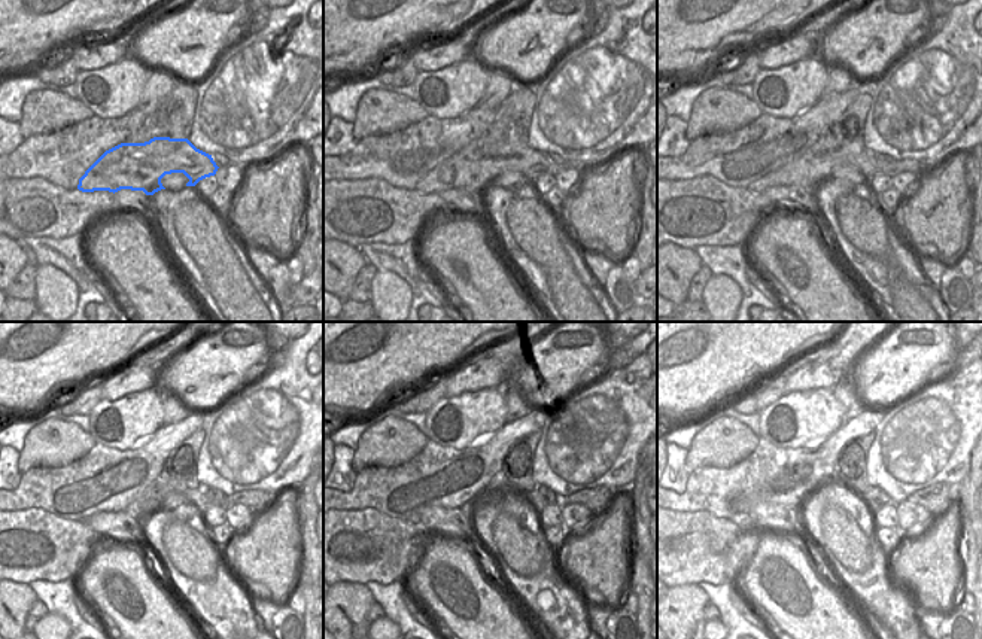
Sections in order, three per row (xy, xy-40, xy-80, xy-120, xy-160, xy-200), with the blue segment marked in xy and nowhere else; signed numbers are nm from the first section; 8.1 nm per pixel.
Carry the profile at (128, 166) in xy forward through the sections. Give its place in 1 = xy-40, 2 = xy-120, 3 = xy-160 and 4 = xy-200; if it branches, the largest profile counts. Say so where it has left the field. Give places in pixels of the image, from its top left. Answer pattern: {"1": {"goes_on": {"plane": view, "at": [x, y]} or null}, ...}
{"1": {"goes_on": {"plane": "xy-40", "at": [474, 167]}}, "2": {"goes_on": {"plane": "xy-120", "at": [255, 499]}}, "3": {"goes_on": {"plane": "xy-160", "at": [598, 498]}}, "4": {"goes_on": {"plane": "xy-200", "at": [935, 498]}}}

